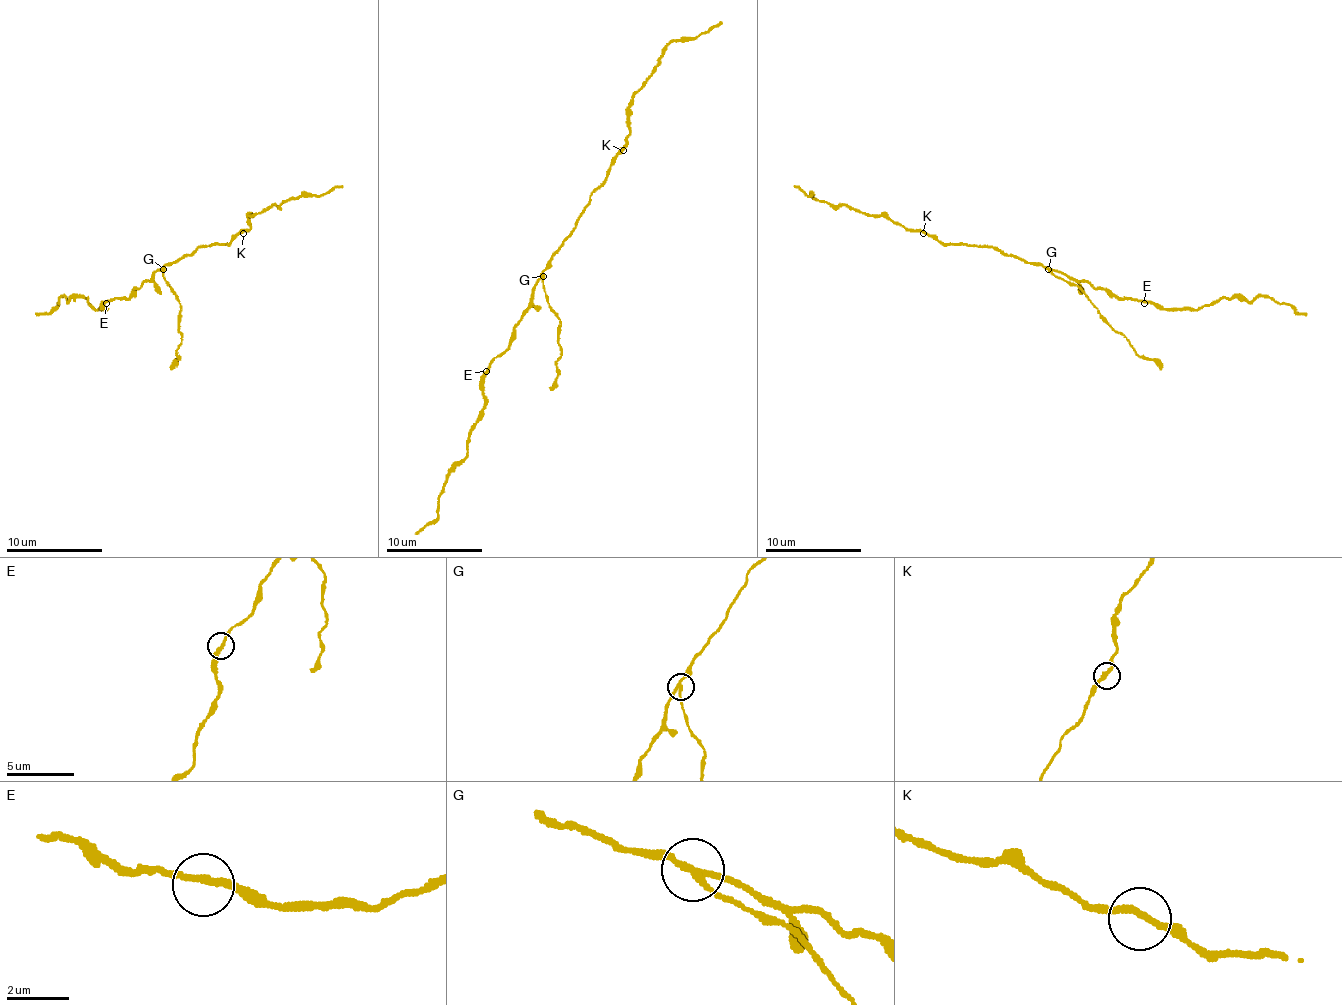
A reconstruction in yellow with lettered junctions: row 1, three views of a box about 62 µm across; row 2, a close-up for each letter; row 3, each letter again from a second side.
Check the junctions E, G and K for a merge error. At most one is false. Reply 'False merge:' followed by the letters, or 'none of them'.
False merge: G

